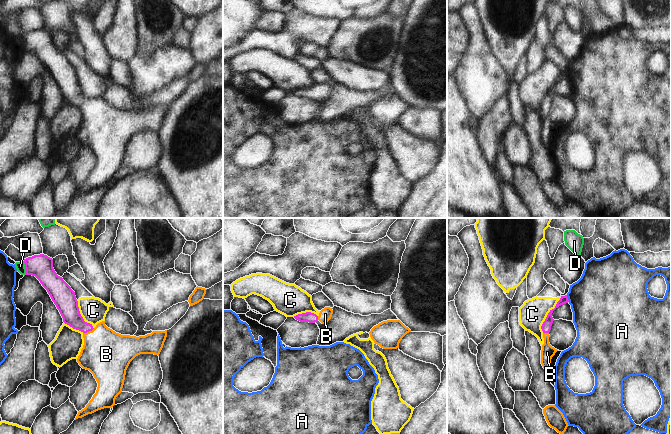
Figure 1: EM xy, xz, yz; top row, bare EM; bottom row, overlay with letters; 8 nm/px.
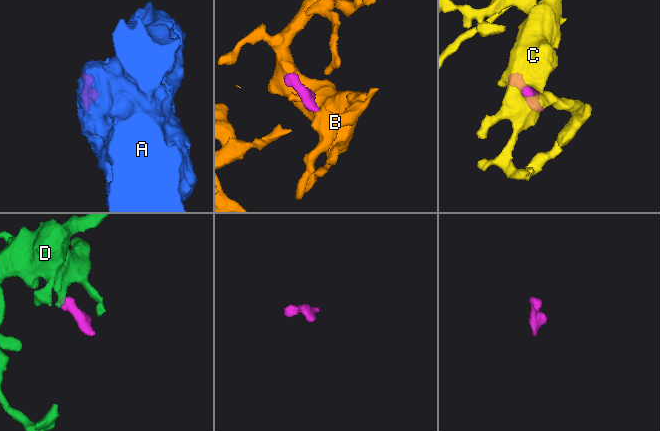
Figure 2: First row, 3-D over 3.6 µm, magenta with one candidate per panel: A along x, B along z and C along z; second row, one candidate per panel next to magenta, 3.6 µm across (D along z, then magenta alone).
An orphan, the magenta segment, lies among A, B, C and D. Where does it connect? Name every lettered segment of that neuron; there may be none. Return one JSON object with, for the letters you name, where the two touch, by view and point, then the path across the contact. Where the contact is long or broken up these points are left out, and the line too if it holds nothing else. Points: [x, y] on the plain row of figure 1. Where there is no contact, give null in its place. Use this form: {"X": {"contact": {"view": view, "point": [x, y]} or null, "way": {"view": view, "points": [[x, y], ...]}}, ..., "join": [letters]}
{"B": {"contact": {"view": "xy", "point": [88, 107]}, "way": {"view": "xy", "points": [[68, 83], [70, 89], [88, 107], [106, 130]]}}, "join": ["B"]}

